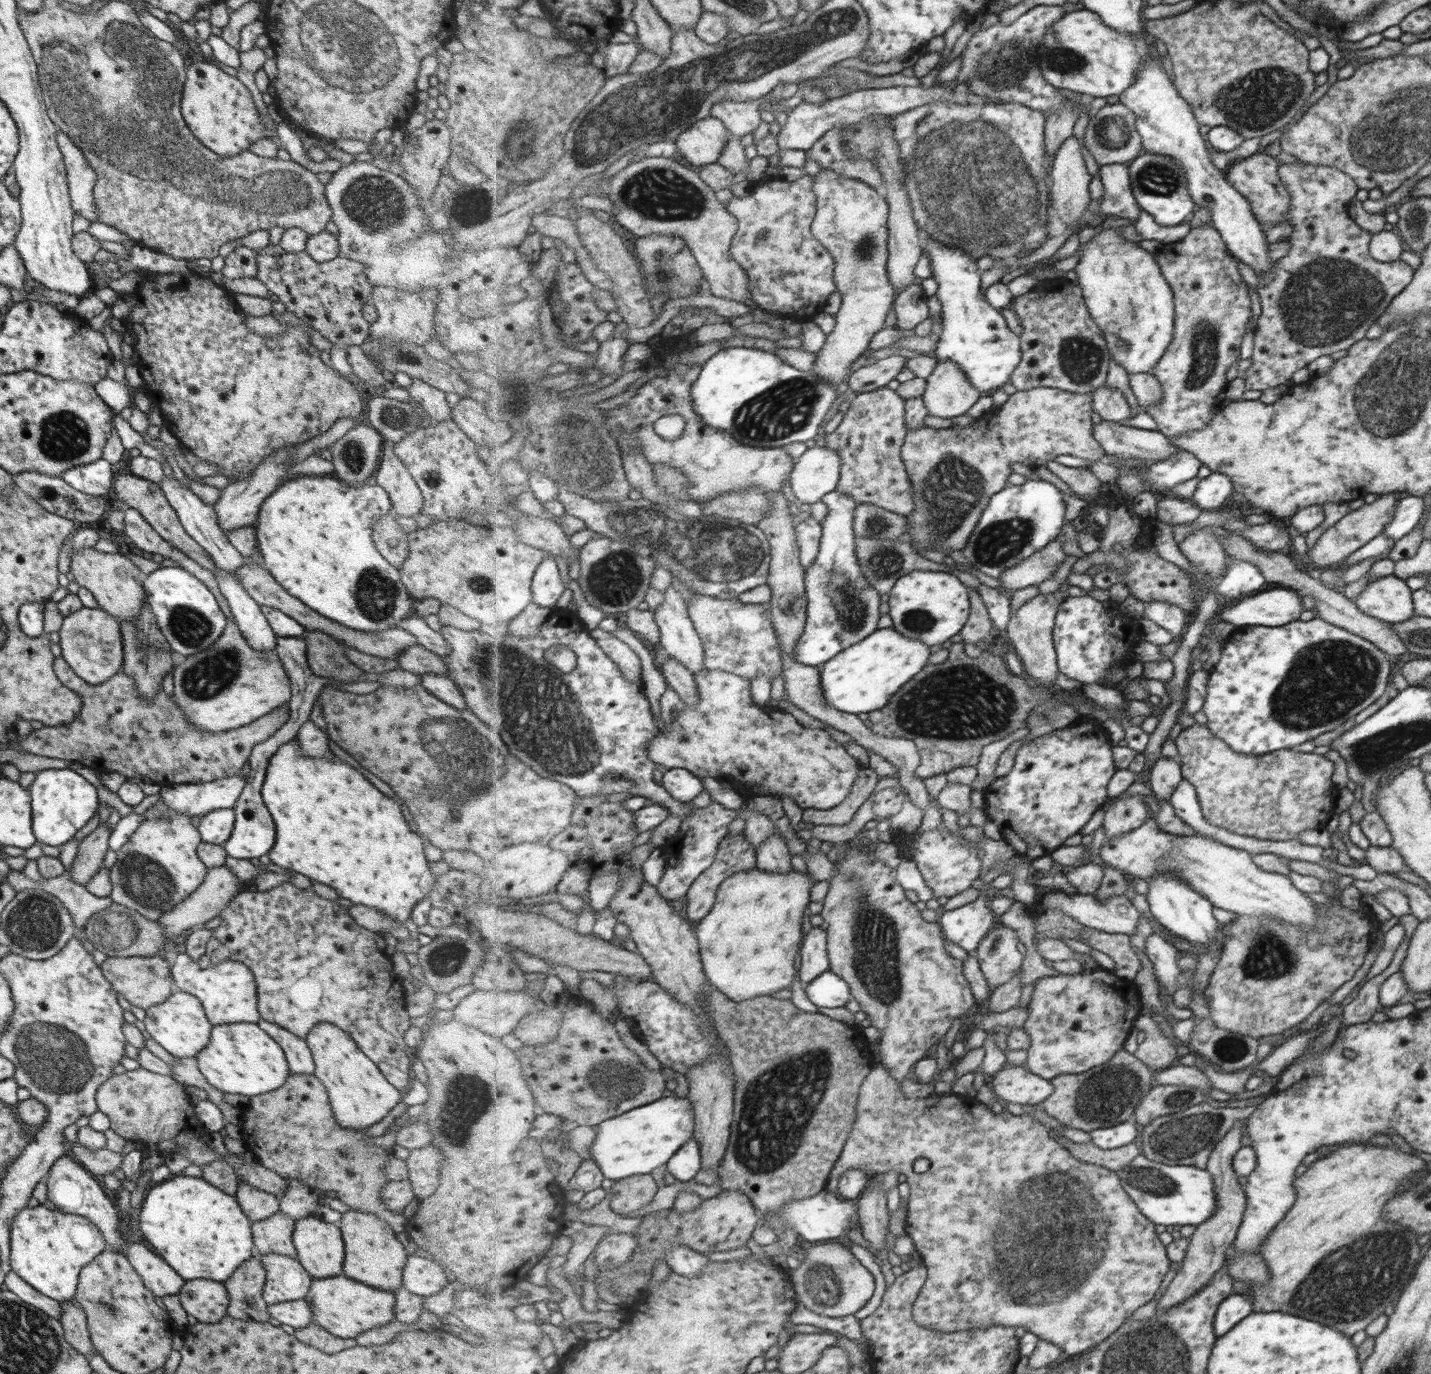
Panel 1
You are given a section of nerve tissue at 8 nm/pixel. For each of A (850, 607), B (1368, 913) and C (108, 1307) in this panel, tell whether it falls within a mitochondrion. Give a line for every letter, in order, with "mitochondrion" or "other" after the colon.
A: mitochondrion
B: other
C: mitochondrion

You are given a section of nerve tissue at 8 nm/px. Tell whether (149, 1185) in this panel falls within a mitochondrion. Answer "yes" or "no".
no

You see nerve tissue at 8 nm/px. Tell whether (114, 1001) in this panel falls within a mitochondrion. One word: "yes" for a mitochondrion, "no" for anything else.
no

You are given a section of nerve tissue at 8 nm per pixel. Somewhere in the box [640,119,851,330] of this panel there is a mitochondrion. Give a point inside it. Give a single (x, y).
(666, 275)

